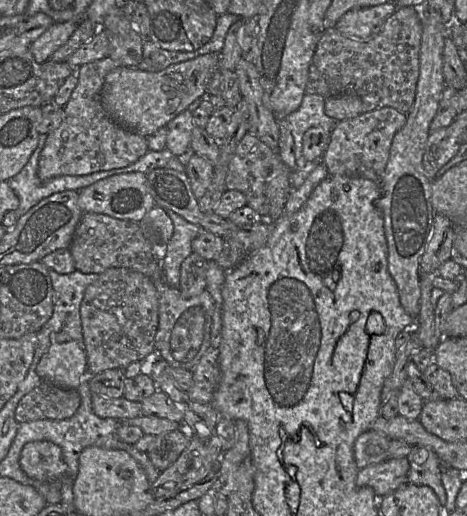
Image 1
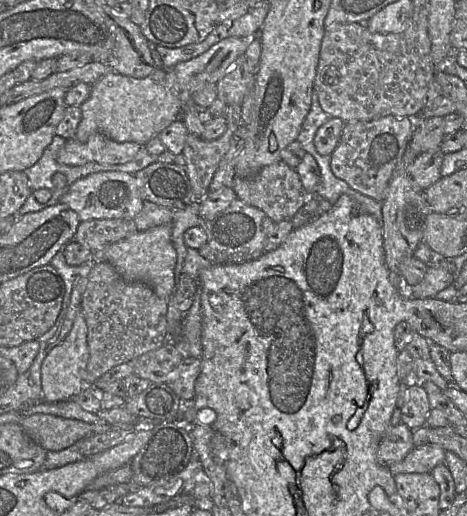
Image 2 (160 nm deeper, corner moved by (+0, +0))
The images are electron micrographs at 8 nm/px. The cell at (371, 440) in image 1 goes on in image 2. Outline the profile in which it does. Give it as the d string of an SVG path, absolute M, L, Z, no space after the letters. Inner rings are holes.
M405 424L390 426L382 435L377 458L386 465L402 461L414 448L412 431Z

